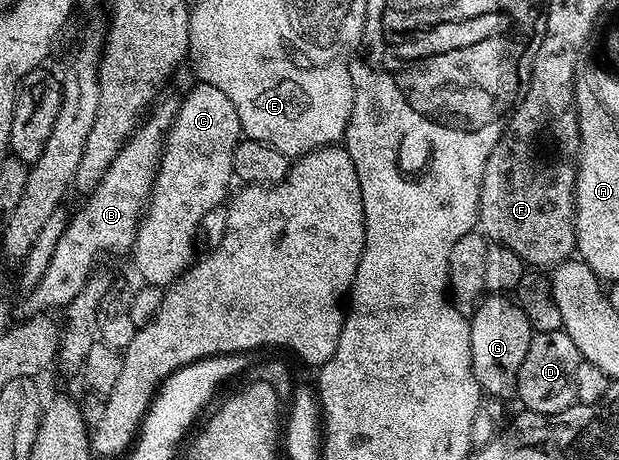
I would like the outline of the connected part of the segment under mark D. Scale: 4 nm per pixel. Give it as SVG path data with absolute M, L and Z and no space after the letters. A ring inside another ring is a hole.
M563 330L553 333L541 333L540 331L532 334L529 341L529 350L525 352L525 361L521 361L521 369L517 373L517 399L523 402L522 406L533 413L542 415L556 415L565 409L574 407L577 400L575 397L575 378L577 369L581 362L581 356L577 345L573 345L573 337L569 337Z

